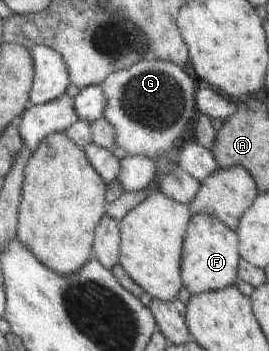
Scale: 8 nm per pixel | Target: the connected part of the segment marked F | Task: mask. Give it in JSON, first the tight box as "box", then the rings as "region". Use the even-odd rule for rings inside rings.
{"box":[179,215,238,296],"region":[[[206,215],[189,217],[181,248],[179,277],[182,287],[186,289],[190,296],[233,285],[238,261],[234,232],[220,224],[220,221]]]}

